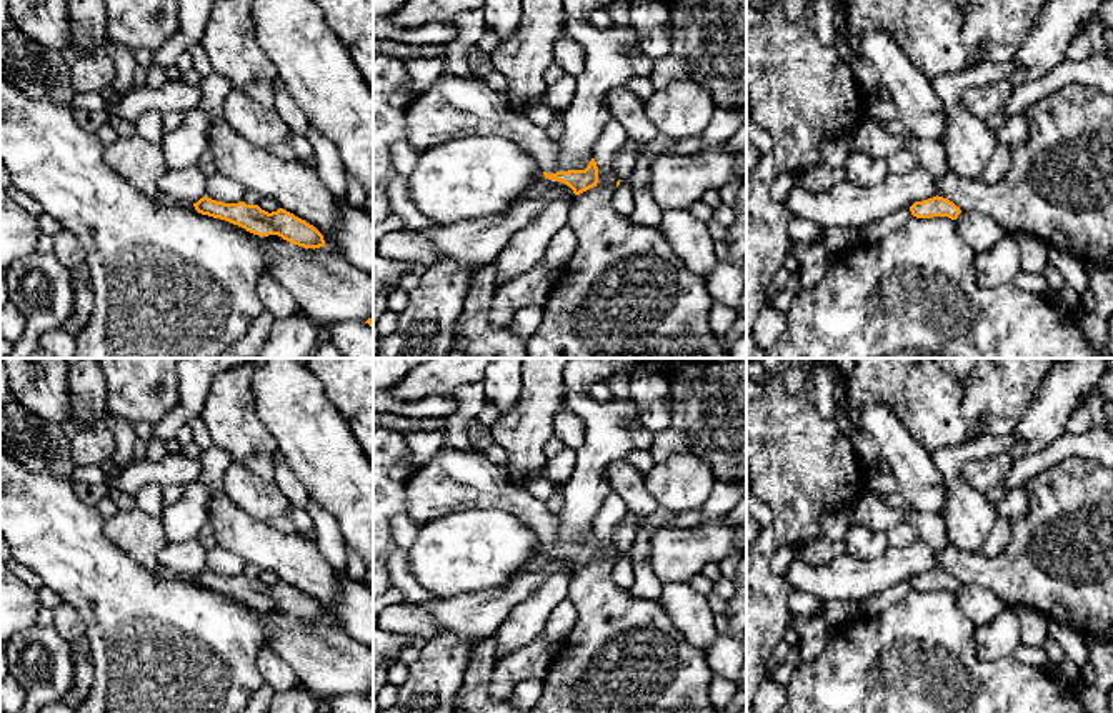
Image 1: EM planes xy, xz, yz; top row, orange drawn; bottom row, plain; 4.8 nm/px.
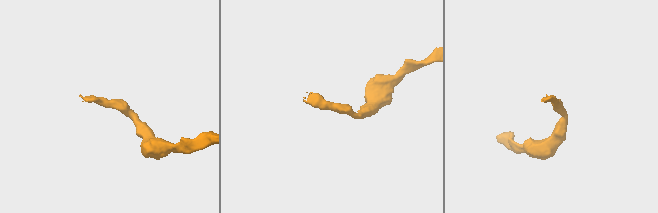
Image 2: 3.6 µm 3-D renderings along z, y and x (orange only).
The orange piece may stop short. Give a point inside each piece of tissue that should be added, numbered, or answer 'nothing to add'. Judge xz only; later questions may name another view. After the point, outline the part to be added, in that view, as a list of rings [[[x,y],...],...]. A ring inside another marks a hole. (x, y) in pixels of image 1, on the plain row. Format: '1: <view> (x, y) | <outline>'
1: xz (452, 480) | [[[443,446],[408,480],[405,495],[407,513],[418,525],[468,508],[500,508],[530,526],[543,545],[555,546],[560,526],[558,515],[553,515],[547,503],[537,500],[525,488],[513,485],[505,466],[495,465],[475,448],[462,451]]]

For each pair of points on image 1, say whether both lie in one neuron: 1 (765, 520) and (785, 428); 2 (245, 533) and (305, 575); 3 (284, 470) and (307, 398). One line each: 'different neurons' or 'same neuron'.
1: different neurons
2: same neuron
3: different neurons

